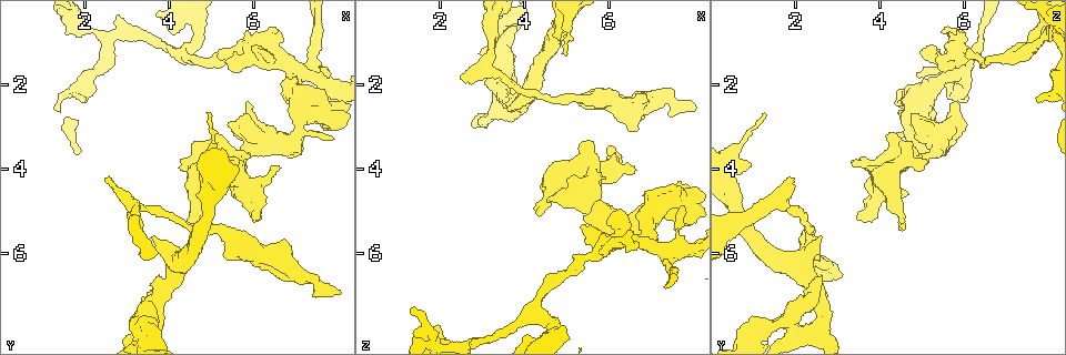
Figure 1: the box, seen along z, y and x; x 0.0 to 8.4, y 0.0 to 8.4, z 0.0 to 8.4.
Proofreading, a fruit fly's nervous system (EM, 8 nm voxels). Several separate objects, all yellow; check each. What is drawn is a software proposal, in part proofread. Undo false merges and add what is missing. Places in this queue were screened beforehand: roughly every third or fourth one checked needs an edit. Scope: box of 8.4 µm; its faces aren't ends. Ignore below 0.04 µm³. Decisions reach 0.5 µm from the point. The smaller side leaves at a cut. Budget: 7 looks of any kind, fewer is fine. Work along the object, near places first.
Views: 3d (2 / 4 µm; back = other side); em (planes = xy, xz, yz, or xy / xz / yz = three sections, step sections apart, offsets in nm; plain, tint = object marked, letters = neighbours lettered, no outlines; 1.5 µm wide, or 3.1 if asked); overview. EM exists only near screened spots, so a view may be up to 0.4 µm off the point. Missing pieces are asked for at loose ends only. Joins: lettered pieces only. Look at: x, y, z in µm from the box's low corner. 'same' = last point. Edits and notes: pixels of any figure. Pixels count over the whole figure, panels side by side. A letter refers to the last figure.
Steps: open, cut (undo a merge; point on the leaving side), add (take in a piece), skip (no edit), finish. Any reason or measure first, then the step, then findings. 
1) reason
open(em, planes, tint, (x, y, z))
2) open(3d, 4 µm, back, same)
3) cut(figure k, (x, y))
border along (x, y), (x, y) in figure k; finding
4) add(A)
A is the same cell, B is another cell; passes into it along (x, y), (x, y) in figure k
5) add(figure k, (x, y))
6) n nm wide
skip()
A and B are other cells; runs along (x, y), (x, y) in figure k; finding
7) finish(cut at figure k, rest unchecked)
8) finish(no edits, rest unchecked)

calibre changes
open(3d, 2 µm, back, (3.45, 7.50, 1.95))

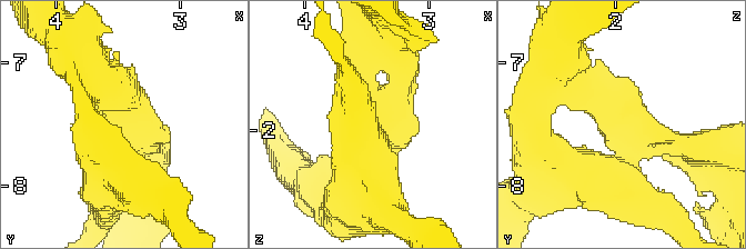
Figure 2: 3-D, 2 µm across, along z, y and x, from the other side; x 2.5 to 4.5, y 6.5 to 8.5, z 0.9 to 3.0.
shape alone is not enough
open(em, planes, letters, (3.40, 7.56, 1.88))

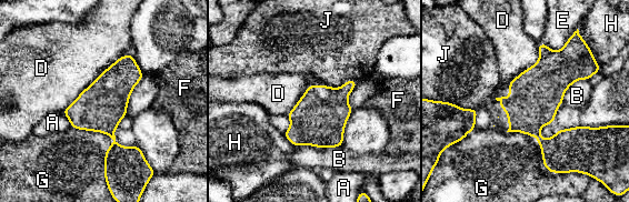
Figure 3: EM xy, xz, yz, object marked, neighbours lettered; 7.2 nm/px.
cut(figure 3, (100, 107))
A, B, D, E, F, G, H and J are other cells; border along (113, 131), (108, 134) in figure 3; a second neuron is stuck on

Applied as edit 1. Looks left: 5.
free end
open(em, xz, step 4, tint, (6.00, 5.20, 3.50))

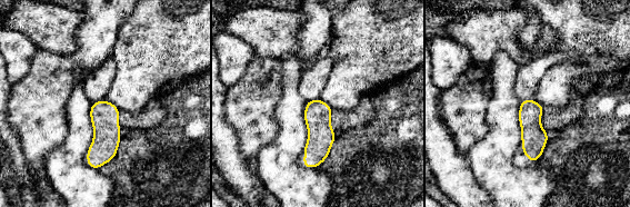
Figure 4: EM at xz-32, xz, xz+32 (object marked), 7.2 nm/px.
open(em, planes, letters, same)

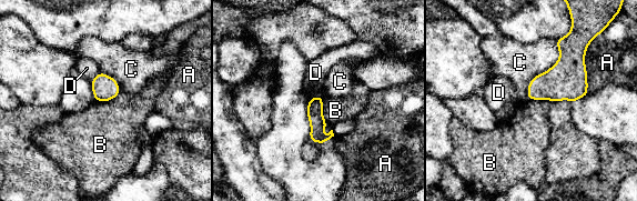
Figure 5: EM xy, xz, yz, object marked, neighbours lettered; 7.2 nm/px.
skip()
A, B, C and D are other cells; runs along (317, 99), (316, 133), (323, 140) in figure 5; none of them fits

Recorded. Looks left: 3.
open(em, planes, tint, (2.55, 4.20, 1.80))

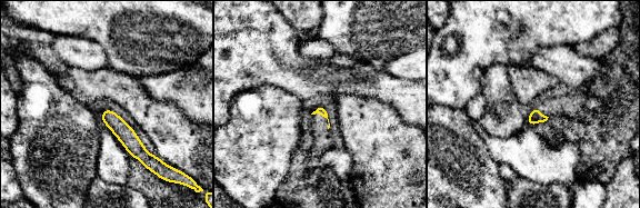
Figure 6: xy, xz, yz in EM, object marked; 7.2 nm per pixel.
open(em, planes, letters, same)

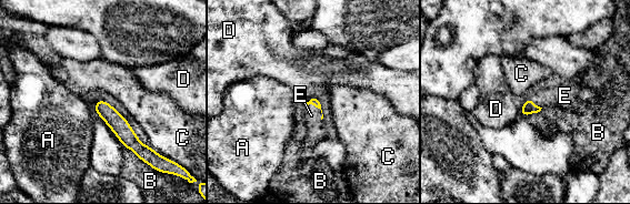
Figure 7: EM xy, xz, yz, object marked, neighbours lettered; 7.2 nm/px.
add(E)
E is the same cell, A, B, C and D are other cells; passes into it along (314, 102), (318, 108), (311, 115) in figure 7; the neuron continues

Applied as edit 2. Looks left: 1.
finish(cut at figure 3, add at figure 7, rest unchecked)

